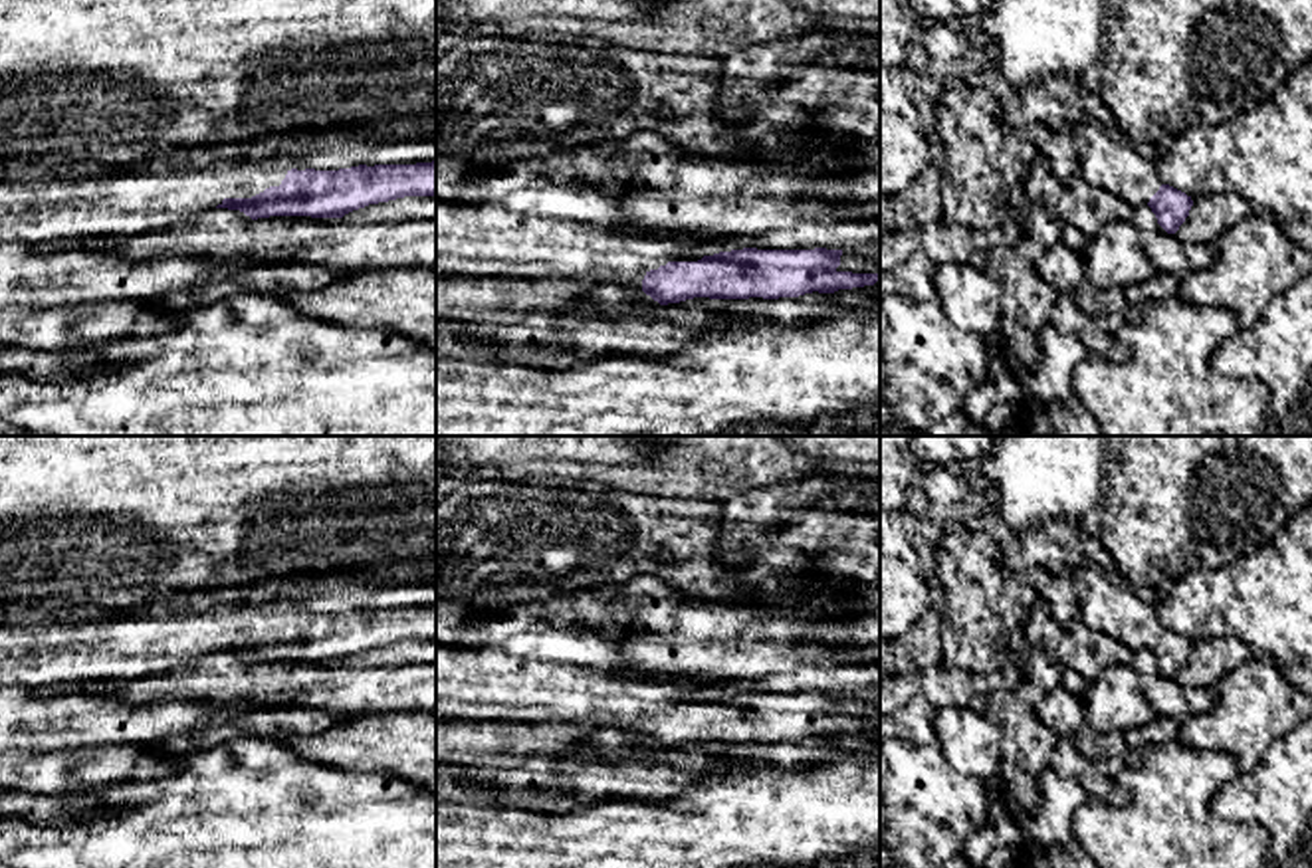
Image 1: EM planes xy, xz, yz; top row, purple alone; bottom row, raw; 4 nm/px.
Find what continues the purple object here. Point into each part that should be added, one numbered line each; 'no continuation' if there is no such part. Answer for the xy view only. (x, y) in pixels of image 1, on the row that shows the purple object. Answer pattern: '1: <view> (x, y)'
1: xy (143, 201)

